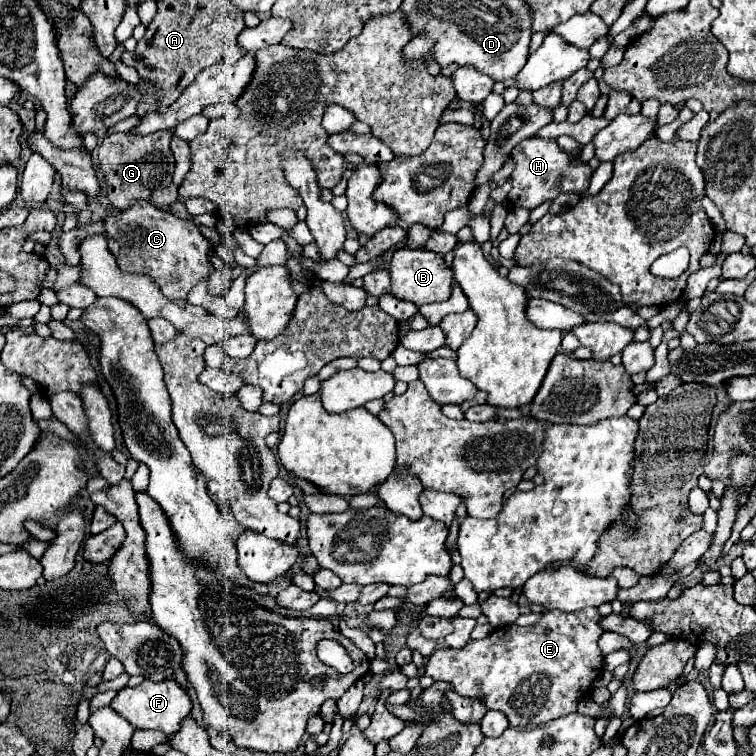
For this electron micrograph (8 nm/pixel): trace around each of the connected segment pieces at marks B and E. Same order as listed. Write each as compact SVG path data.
M398 249L394 255L392 255L392 261L390 261L390 279L392 279L392 285L390 285L390 291L396 299L402 299L402 301L410 301L414 303L416 307L422 307L426 303L436 303L436 301L446 301L450 297L450 291L452 291L452 281L454 281L454 275L452 275L452 269L444 265L444 259L442 255L438 253L432 253L428 249Z
M596 607L576 613L544 611L542 619L530 627L508 625L462 649L436 649L426 661L424 675L452 683L458 695L482 699L488 709L502 711L512 727L542 725L574 713L576 703L590 693L592 681L600 675L604 663L598 649L600 617Z

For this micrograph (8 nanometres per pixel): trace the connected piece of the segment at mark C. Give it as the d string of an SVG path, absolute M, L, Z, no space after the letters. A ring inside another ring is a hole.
M136 201L136 203L132 203L132 207L128 207L124 211L110 209L108 215L104 217L104 223L106 223L104 227L106 227L106 237L108 237L108 249L116 257L120 269L128 271L128 273L150 275L168 299L186 299L188 291L200 279L206 279L212 273L212 263L208 261L208 249L212 245L208 243L208 239L198 231L198 227L194 223L182 221L176 215L172 215L170 211L164 211L148 201Z

